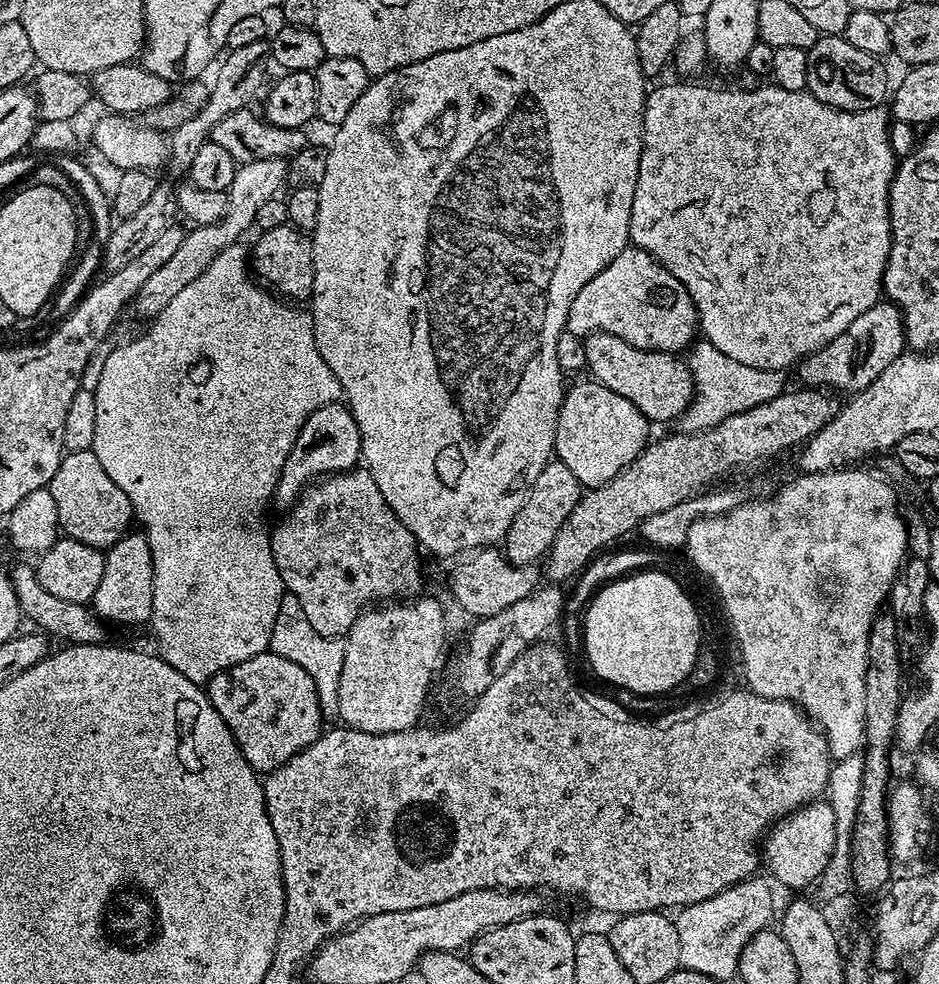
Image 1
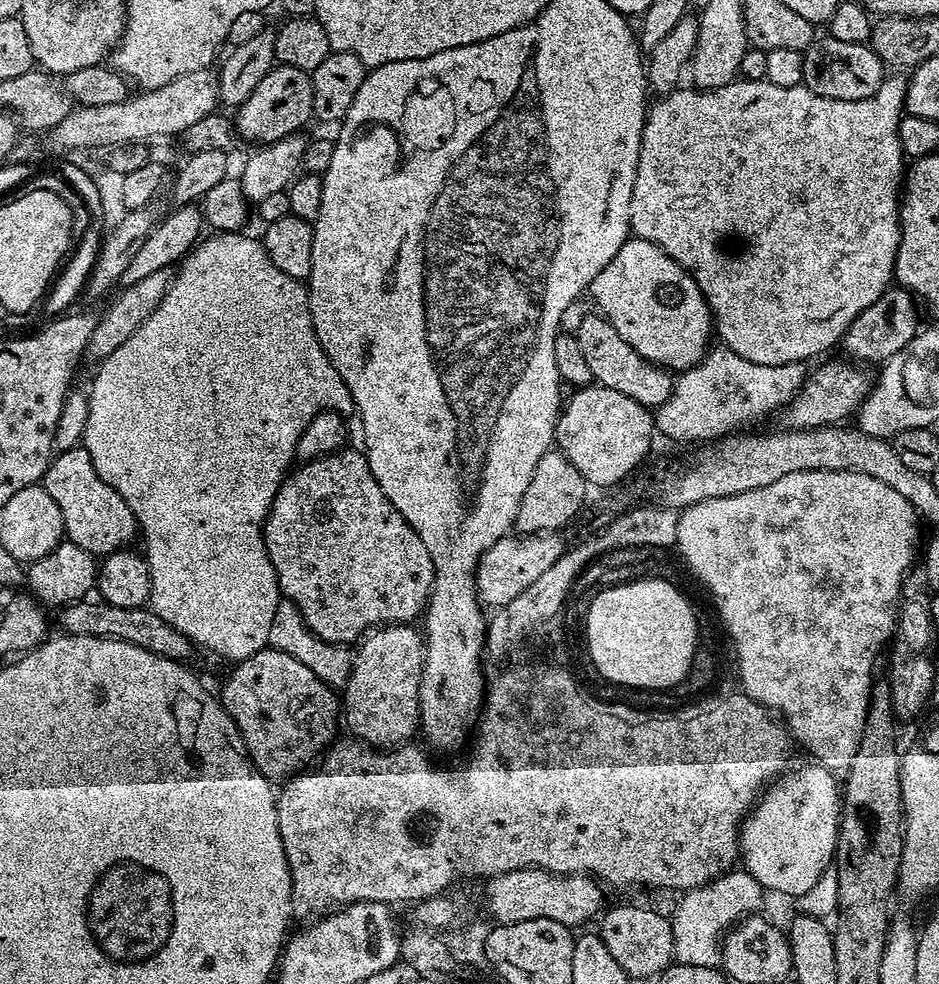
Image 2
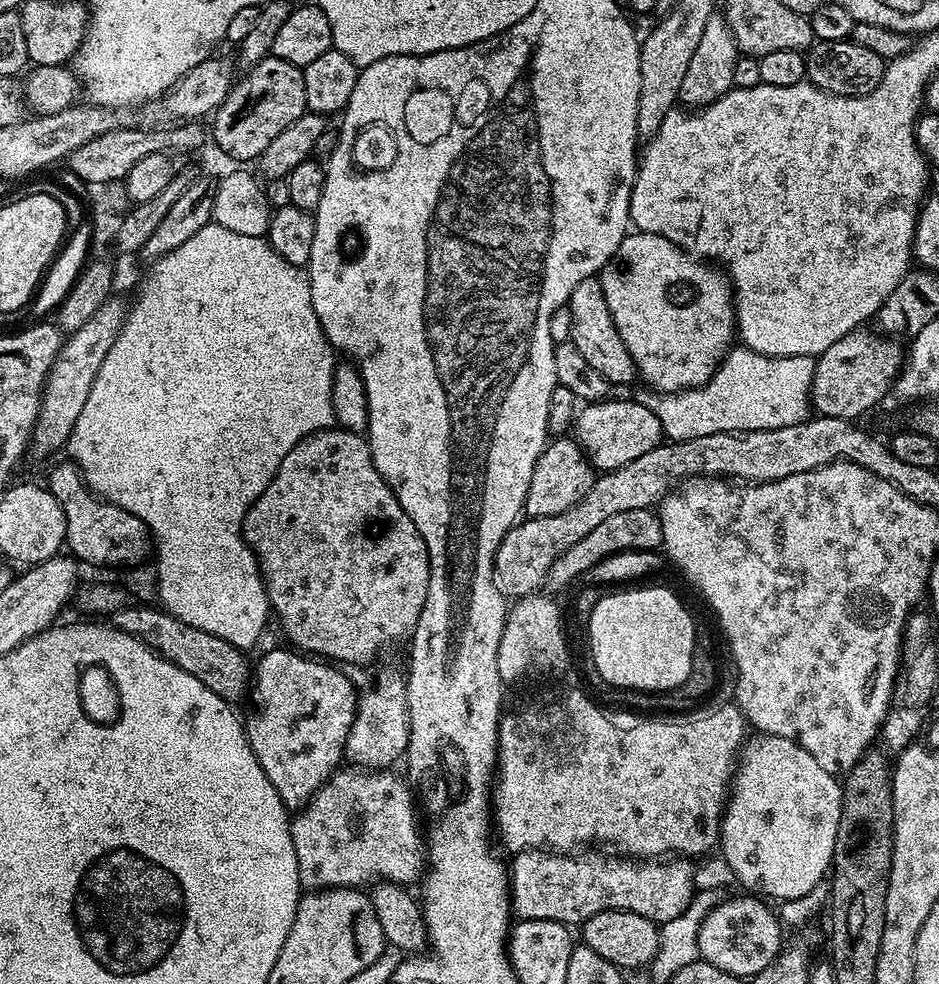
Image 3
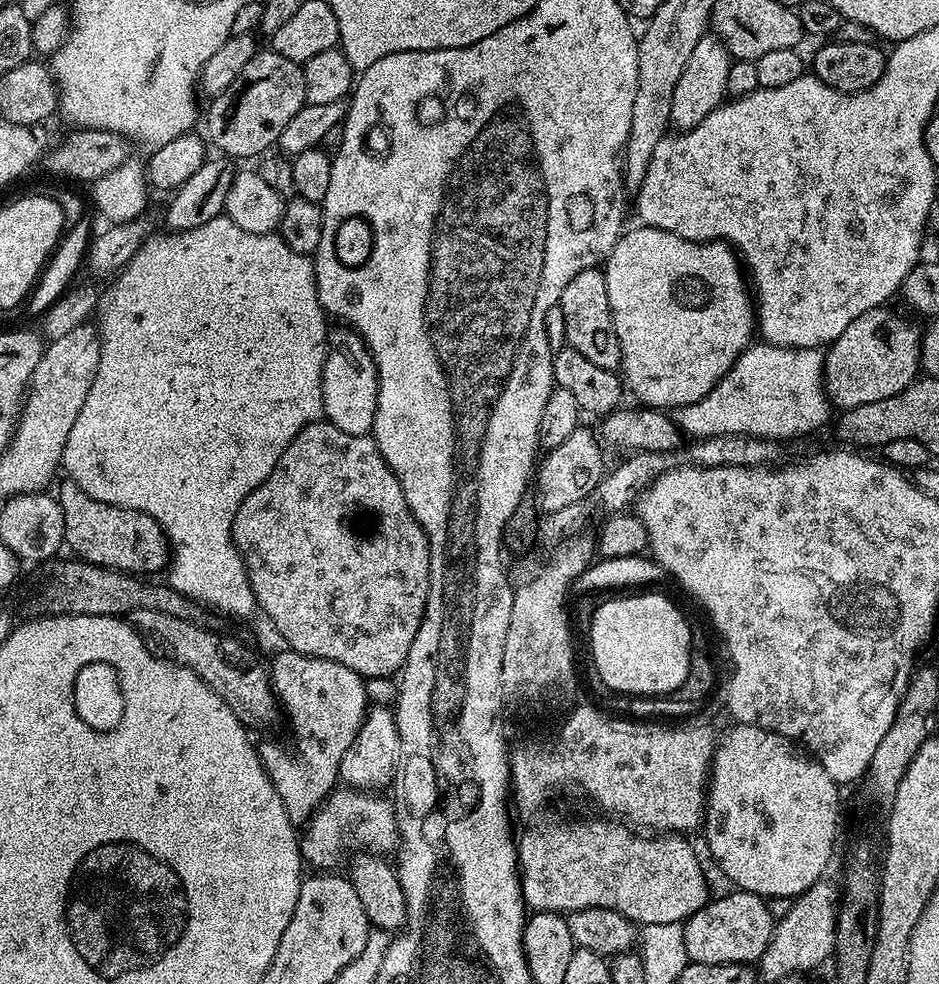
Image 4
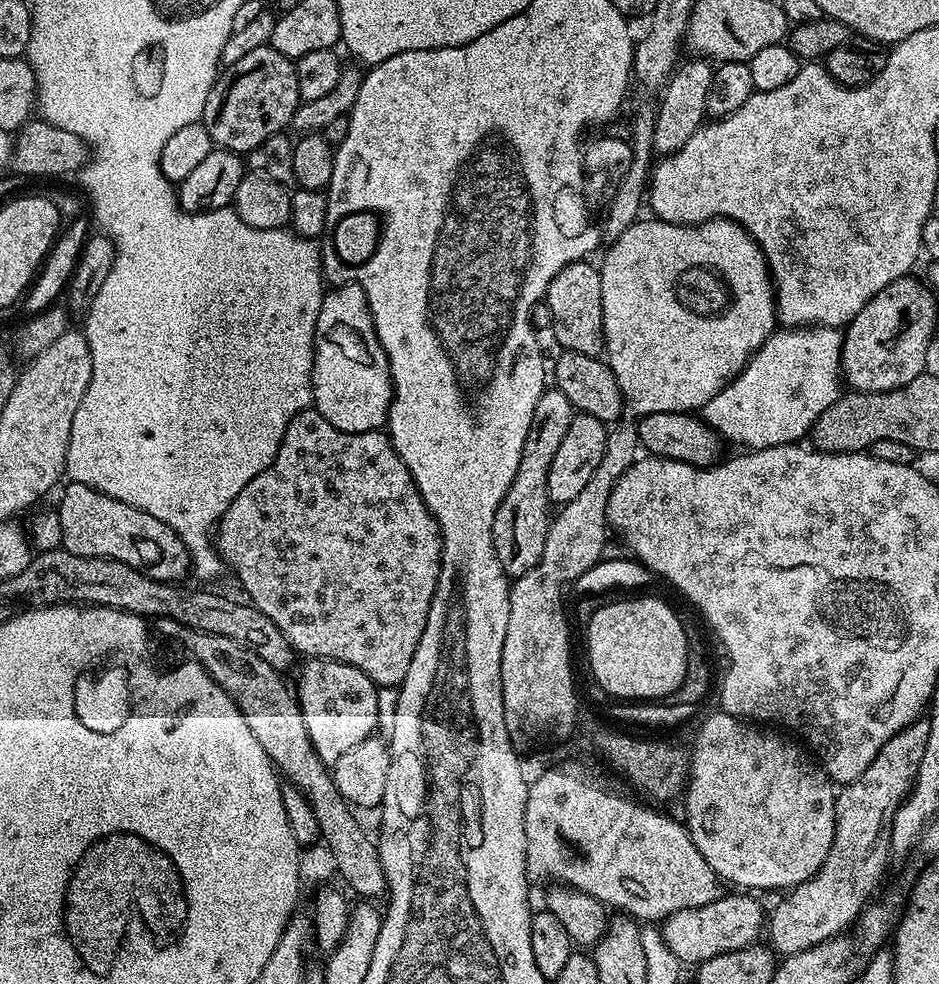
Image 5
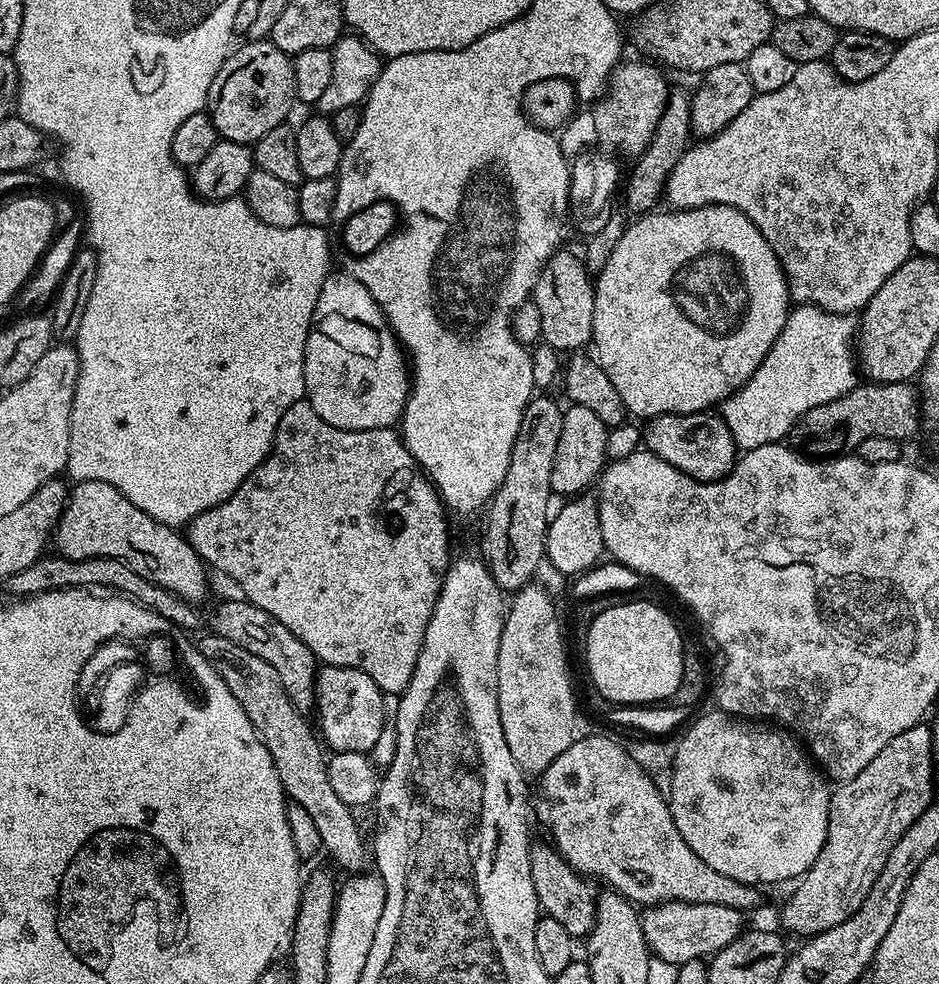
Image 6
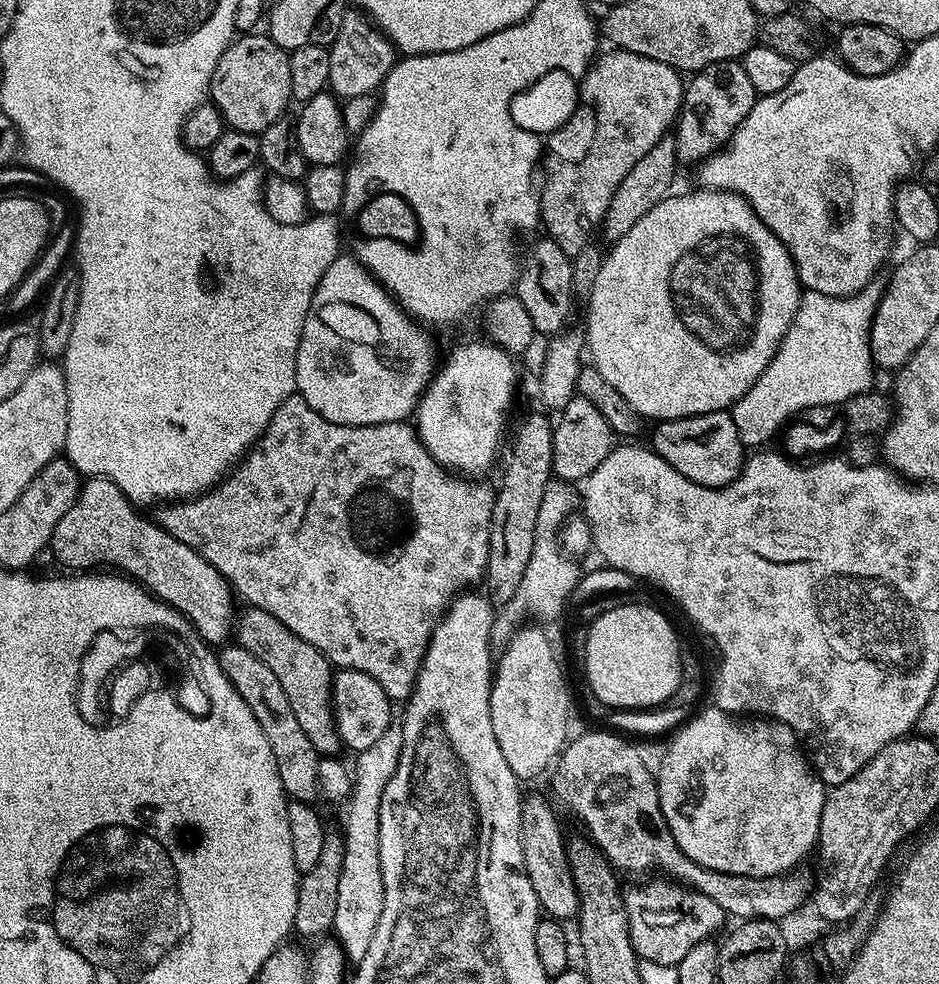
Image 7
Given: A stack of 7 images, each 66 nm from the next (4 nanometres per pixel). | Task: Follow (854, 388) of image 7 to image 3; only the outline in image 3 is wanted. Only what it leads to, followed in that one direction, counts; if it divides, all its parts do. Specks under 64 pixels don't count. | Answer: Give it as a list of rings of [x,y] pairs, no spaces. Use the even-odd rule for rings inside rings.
[[[736,346],[718,365],[716,373],[702,386],[688,388],[684,392],[657,395],[656,401],[651,401],[650,407],[658,418],[665,437],[672,442],[702,438],[705,434],[778,430],[782,426],[794,426],[809,419],[815,369],[816,361],[810,356],[767,356],[743,346]]]

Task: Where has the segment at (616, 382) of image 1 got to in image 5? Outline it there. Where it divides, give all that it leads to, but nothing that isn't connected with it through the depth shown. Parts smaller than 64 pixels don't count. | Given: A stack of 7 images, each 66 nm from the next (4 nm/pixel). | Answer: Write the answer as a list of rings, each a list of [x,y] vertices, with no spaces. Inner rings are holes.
[[[587,259],[567,264],[548,287],[546,303],[550,317],[550,333],[566,352],[600,356],[604,350],[604,323],[602,322],[602,278],[600,269]]]

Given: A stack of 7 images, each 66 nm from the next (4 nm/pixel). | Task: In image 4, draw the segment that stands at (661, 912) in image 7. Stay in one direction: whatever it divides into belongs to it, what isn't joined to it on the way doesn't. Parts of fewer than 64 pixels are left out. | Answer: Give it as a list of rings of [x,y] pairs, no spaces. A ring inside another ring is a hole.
[[[732,890],[729,896],[720,896],[709,899],[708,903],[704,905],[702,910],[698,910],[686,923],[683,925],[684,941],[686,942],[686,950],[688,951],[688,959],[694,964],[746,964],[749,966],[755,965],[762,958],[762,954],[766,950],[766,946],[772,941],[772,929],[774,927],[774,915],[768,909],[769,901],[762,896],[755,896],[753,892],[741,892],[739,890]]]

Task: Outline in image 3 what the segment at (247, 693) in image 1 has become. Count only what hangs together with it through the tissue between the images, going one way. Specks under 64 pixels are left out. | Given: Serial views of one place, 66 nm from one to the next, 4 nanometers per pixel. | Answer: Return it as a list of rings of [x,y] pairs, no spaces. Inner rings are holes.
[[[272,648],[260,661],[255,661],[254,675],[250,681],[250,701],[252,700],[253,712],[249,714],[248,720],[246,716],[246,731],[250,742],[250,750],[254,750],[254,758],[258,762],[258,766],[262,766],[262,774],[266,774],[266,778],[270,778],[274,790],[278,790],[284,807],[289,810],[299,810],[312,799],[313,794],[328,781],[333,772],[341,767],[342,761],[345,759],[344,747],[346,746],[346,738],[350,734],[350,726],[356,717],[358,689],[352,681],[343,675],[339,667],[333,666],[320,658],[309,658],[299,651],[291,651],[283,652],[280,648]]]

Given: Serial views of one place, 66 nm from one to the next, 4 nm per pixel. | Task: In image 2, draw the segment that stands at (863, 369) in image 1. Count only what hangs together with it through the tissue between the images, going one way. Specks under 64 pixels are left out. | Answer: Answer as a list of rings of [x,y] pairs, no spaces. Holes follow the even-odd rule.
[[[889,286],[878,298],[878,302],[874,302],[874,306],[866,306],[866,310],[862,310],[862,314],[858,314],[858,318],[854,318],[852,325],[844,331],[843,355],[857,361],[869,360],[875,366],[883,365],[884,361],[898,354],[898,350],[909,344],[920,331],[922,321],[916,313],[916,304],[918,305],[917,297],[905,288]]]

